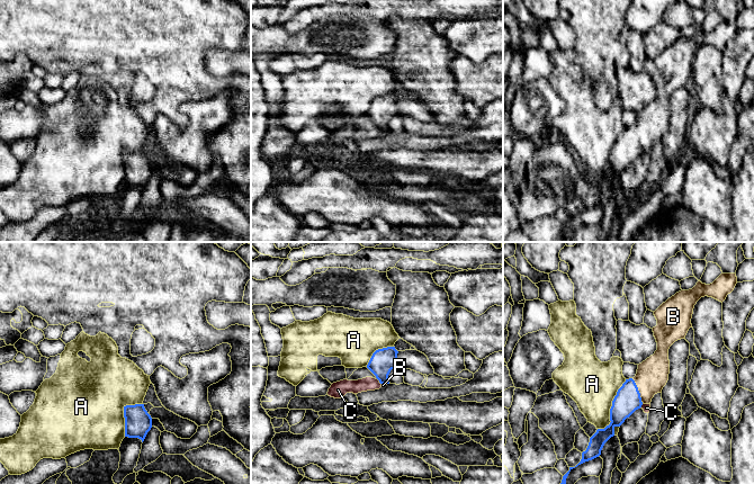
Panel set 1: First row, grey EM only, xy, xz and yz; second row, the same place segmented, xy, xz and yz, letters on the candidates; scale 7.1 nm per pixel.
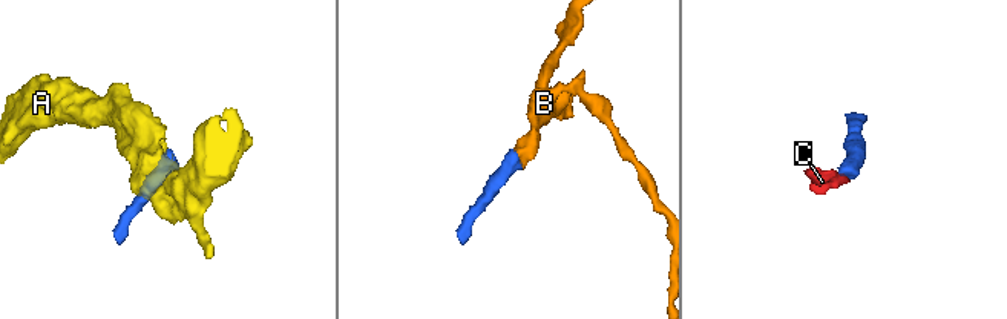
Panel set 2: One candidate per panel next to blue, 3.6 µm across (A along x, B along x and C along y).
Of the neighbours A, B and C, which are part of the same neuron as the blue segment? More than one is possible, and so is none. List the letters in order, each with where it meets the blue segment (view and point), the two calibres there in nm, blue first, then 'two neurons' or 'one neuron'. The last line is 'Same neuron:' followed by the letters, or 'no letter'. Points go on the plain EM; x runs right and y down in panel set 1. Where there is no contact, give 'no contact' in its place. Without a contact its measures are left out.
A: yz (611, 155) | 180/340 nm | two neurons
B: yz (638, 139) | 180/220 nm | one neuron
C: xz (379, 130) | 180/100 nm | two neurons
Same neuron: B

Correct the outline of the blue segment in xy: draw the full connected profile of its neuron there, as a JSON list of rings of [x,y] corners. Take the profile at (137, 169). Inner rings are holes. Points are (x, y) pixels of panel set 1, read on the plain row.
[[[144,152],[124,154],[125,185],[138,186],[144,189],[152,176],[152,165],[144,155]]]

